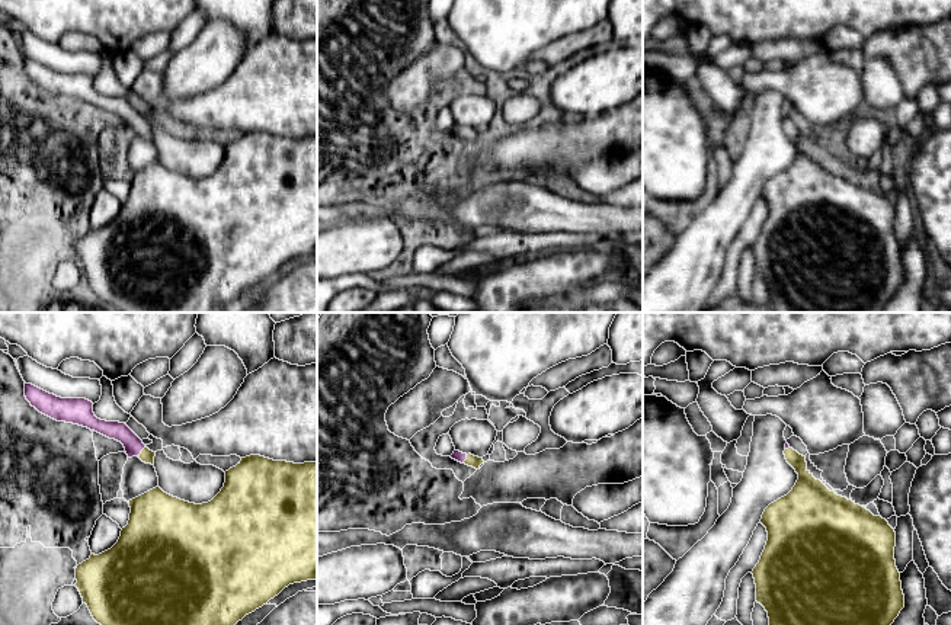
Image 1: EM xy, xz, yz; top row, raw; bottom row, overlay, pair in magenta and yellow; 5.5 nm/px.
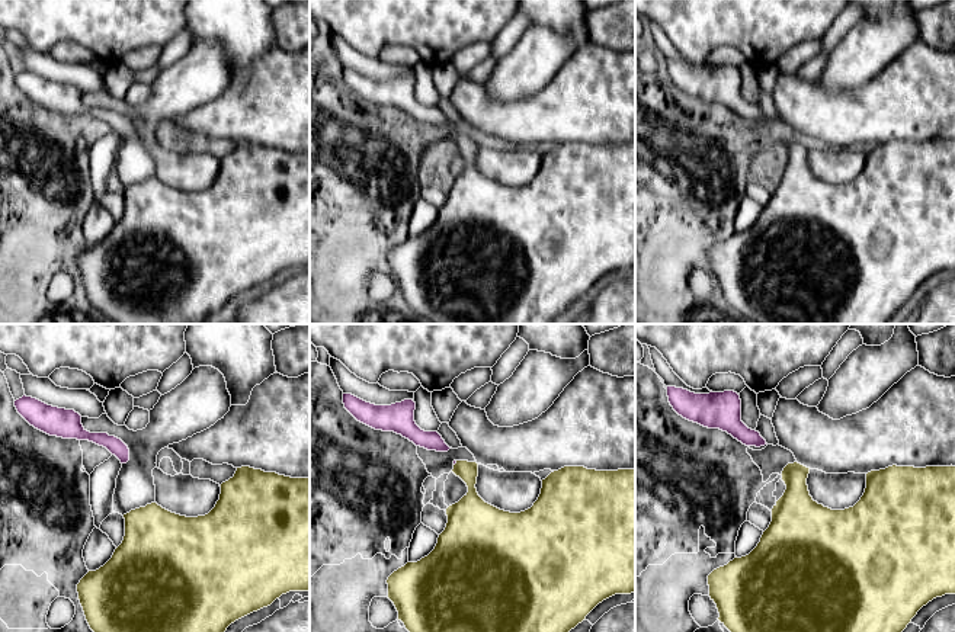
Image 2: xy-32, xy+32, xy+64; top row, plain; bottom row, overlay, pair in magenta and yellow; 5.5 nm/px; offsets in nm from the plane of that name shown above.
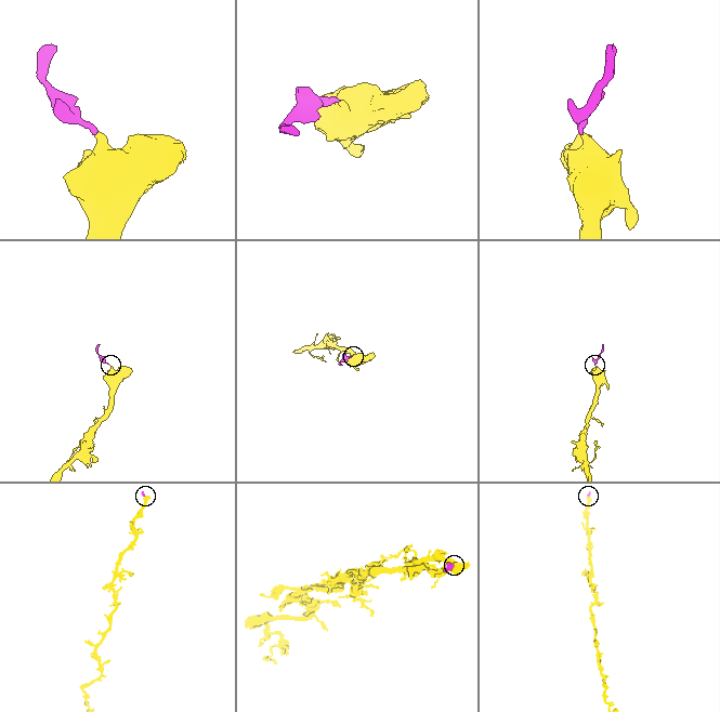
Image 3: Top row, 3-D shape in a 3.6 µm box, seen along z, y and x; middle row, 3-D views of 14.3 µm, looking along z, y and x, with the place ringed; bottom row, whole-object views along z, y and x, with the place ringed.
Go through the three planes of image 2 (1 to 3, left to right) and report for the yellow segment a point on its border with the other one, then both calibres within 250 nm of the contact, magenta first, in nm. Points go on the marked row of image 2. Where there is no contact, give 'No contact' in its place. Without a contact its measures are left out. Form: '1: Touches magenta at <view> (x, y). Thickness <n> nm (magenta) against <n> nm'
1: No contact
2: Touches magenta at xy+32 (455, 462). Thickness 20 nm (magenta) against 130 nm
3: No contact

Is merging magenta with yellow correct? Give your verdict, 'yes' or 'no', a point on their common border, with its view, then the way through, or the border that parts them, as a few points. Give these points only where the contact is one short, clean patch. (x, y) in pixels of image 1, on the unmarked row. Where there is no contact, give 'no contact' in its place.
yes | xy (140, 127) | across xy (121, 106), (140, 127), (146, 130)

